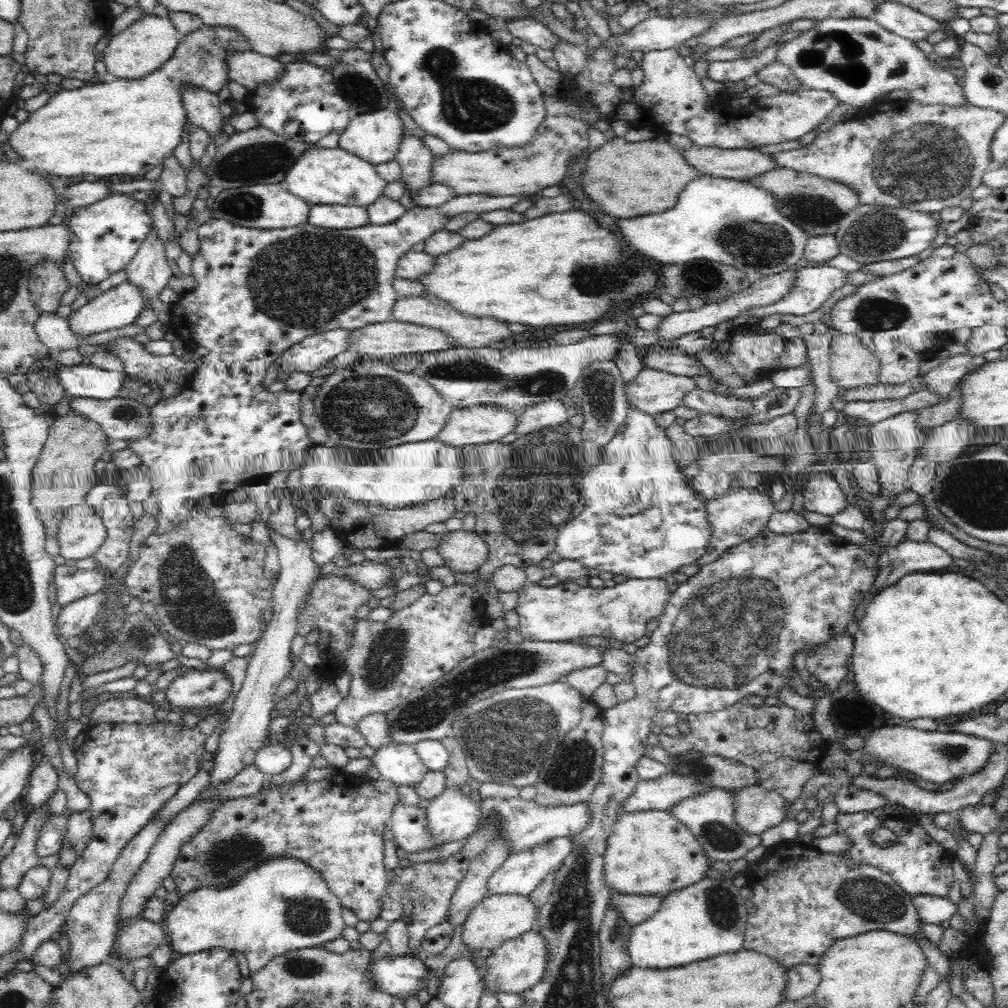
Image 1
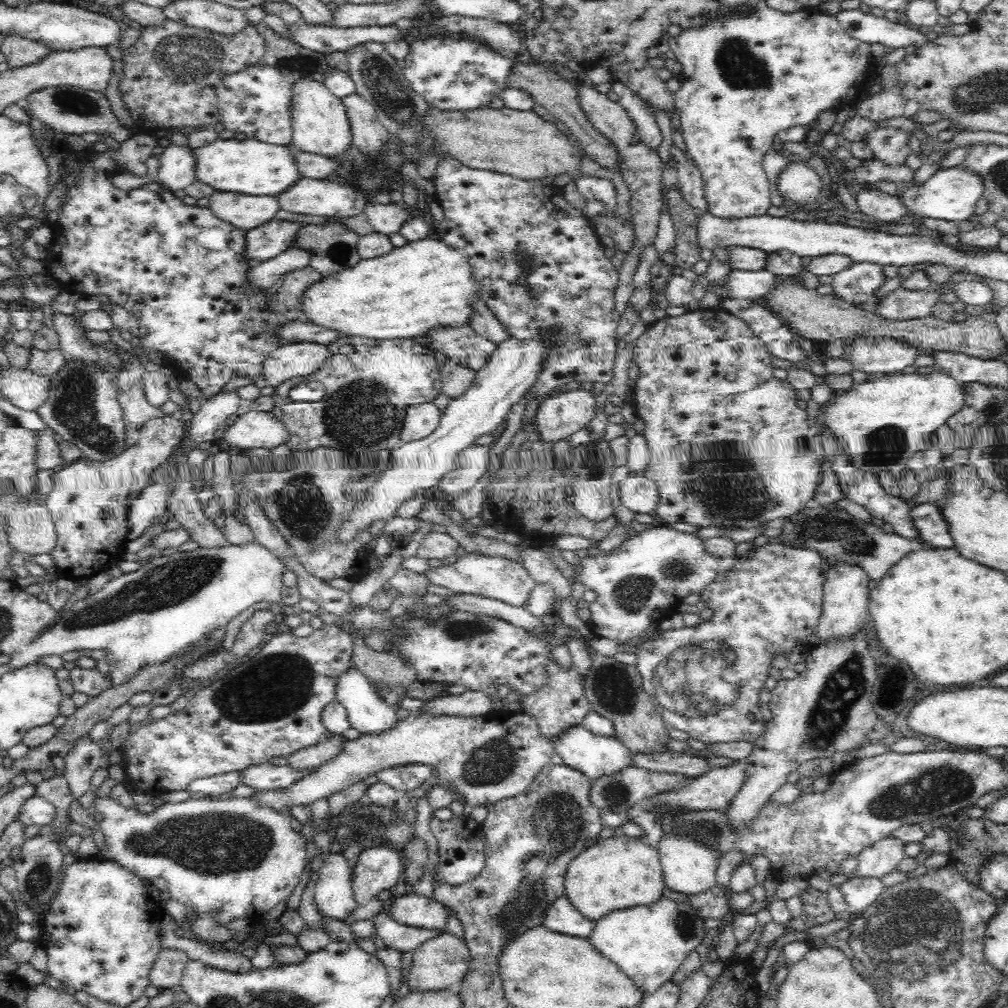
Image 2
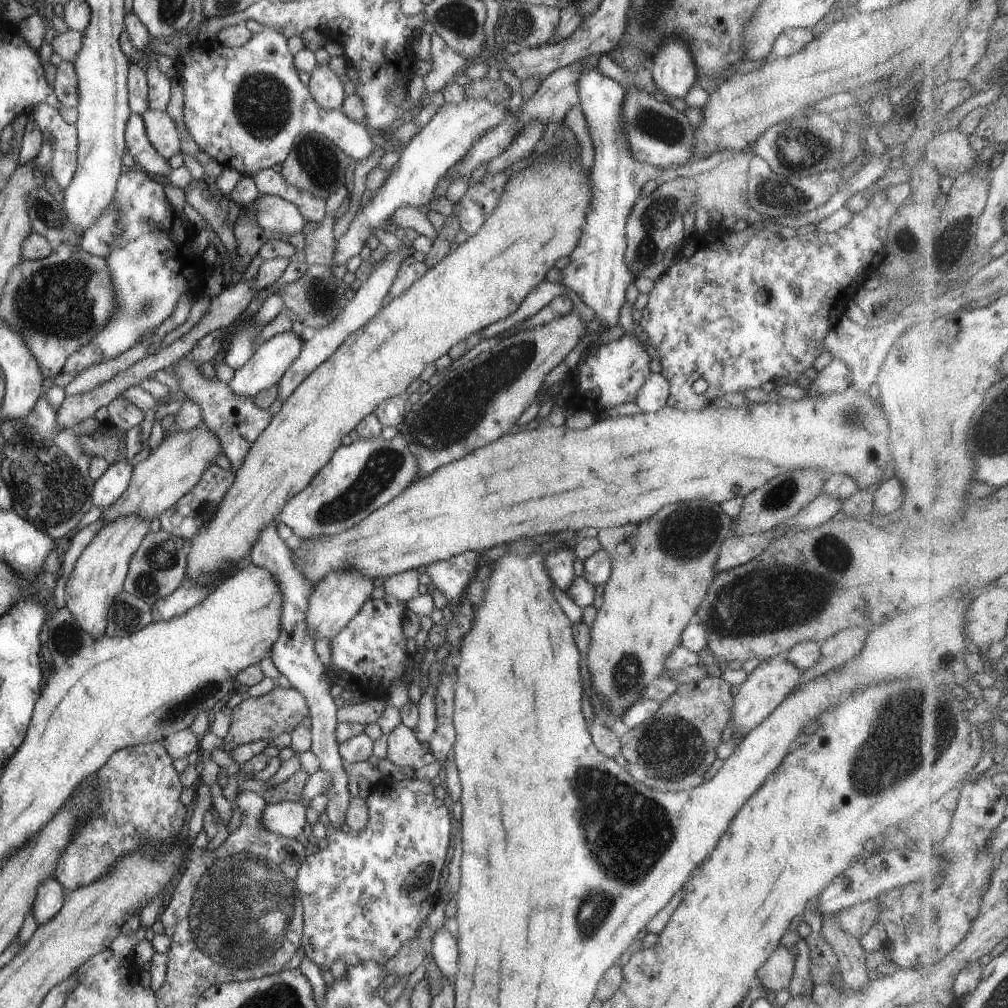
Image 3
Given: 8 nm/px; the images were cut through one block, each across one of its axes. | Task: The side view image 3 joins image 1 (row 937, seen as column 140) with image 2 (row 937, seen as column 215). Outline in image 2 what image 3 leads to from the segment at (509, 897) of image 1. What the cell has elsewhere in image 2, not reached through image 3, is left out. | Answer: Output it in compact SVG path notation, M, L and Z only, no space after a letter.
M444 931L420 944L412 953L412 962L407 976L410 992L446 989L455 989L457 991L460 989L461 980L470 964L470 951L462 938Z

